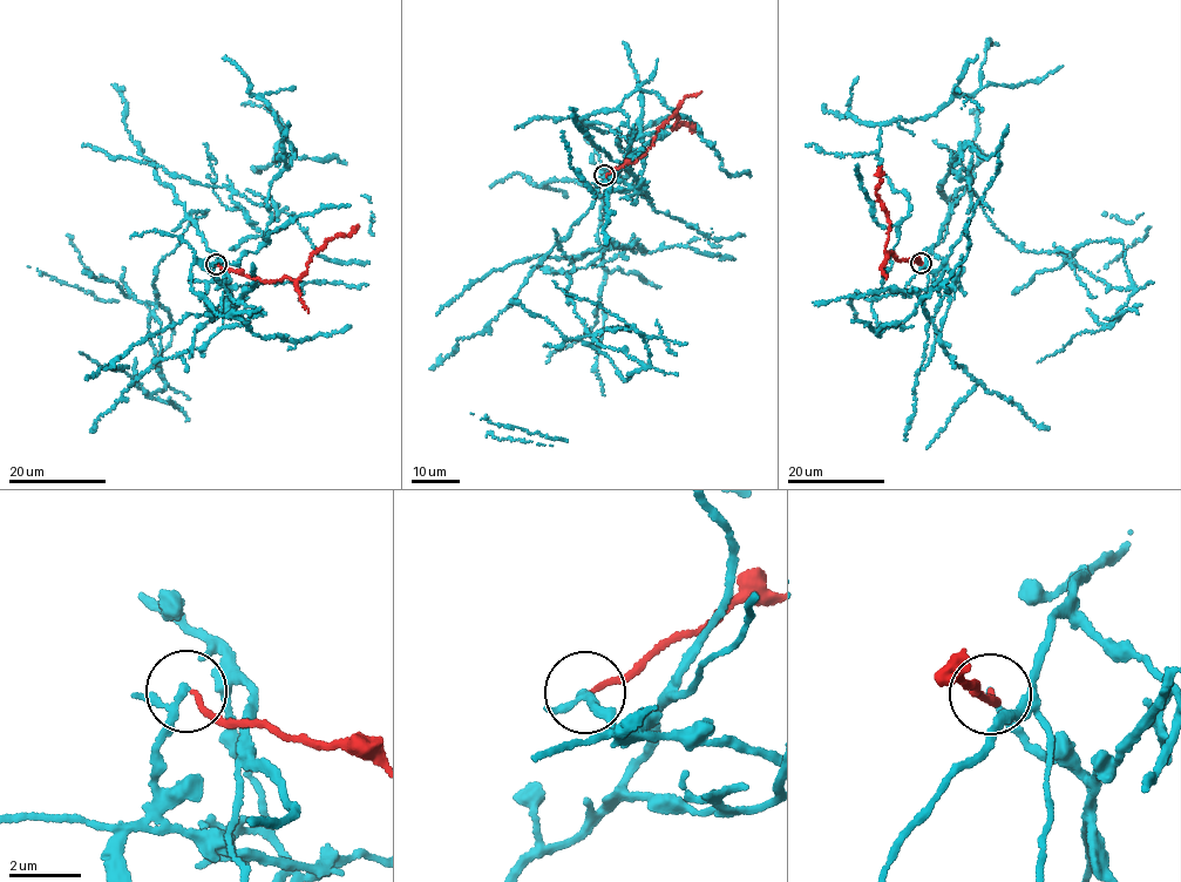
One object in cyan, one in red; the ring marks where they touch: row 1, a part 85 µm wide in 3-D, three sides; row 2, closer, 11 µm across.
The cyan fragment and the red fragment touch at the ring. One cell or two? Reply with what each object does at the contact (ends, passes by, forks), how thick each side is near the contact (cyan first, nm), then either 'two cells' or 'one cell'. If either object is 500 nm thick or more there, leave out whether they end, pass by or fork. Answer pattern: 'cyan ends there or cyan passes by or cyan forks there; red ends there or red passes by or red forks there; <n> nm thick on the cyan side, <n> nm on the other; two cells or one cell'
cyan passes by; red ends there; 160 nm thick on the cyan side, 140 nm on the other; two cells

